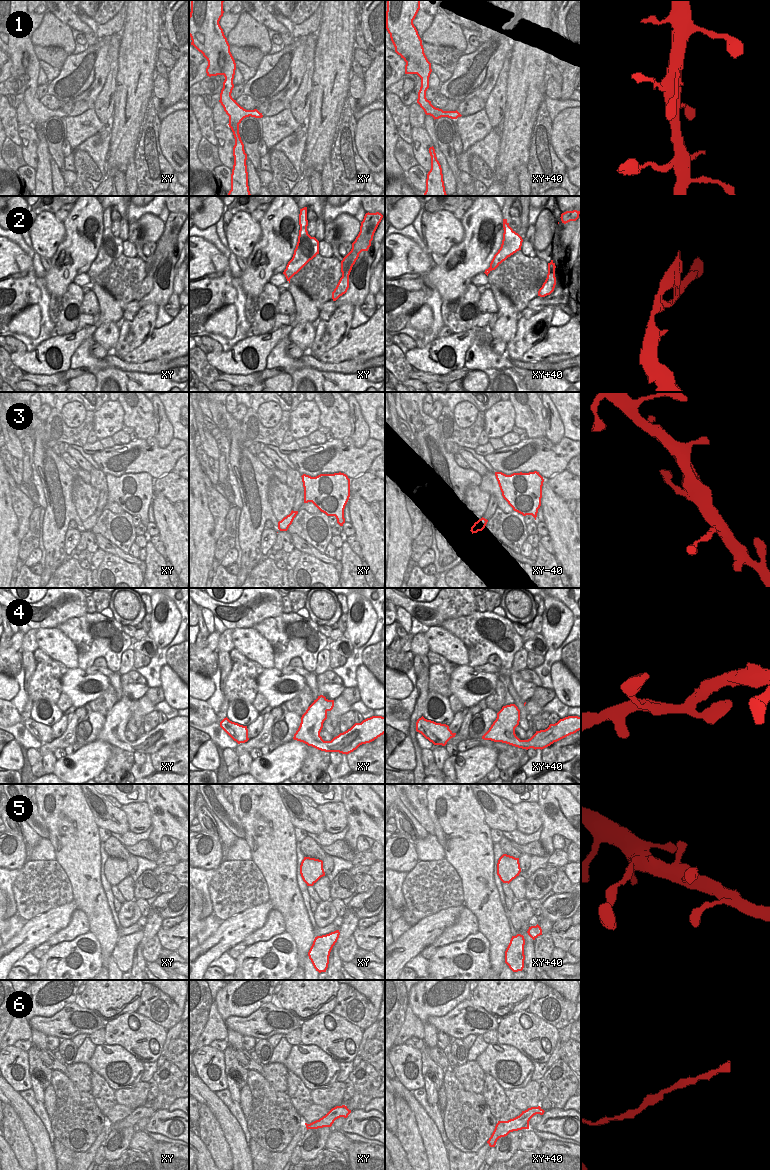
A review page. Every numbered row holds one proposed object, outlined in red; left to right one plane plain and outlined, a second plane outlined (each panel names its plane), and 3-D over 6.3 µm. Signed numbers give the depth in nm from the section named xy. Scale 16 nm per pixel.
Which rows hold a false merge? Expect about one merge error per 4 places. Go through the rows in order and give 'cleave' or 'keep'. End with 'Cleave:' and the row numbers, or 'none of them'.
1: keep
2: keep
3: keep
4: keep
5: keep
6: keep
Cleave: none of them

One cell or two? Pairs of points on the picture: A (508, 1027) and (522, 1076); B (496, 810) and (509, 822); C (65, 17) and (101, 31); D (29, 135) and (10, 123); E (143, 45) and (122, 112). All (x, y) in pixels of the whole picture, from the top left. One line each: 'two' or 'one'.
A: two
B: one
C: two
D: two
E: one

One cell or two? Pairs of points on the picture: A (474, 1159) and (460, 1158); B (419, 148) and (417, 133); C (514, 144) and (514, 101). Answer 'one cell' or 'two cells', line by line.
A: one cell
B: one cell
C: one cell

